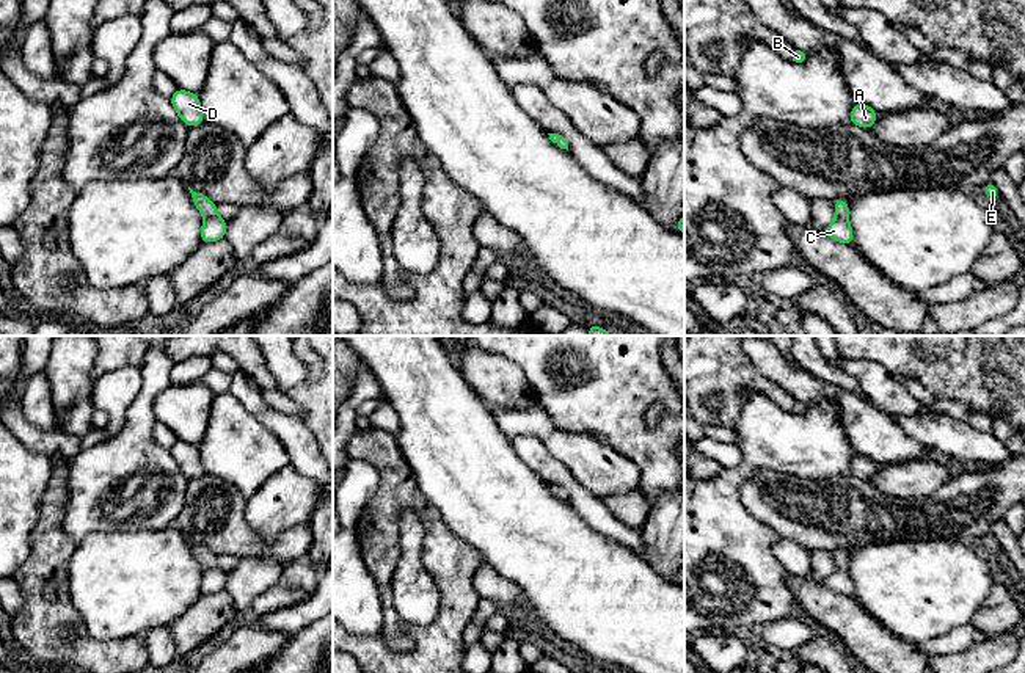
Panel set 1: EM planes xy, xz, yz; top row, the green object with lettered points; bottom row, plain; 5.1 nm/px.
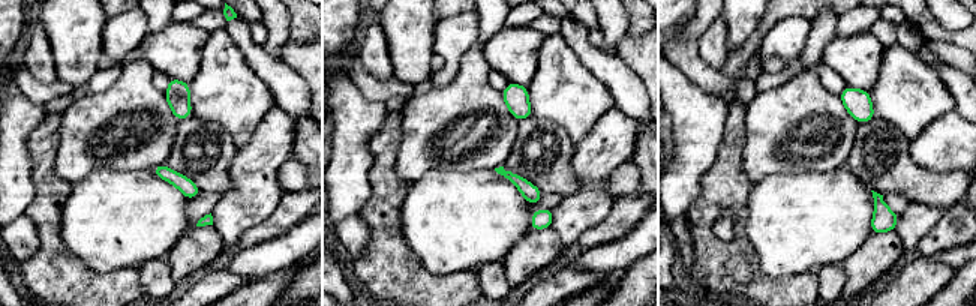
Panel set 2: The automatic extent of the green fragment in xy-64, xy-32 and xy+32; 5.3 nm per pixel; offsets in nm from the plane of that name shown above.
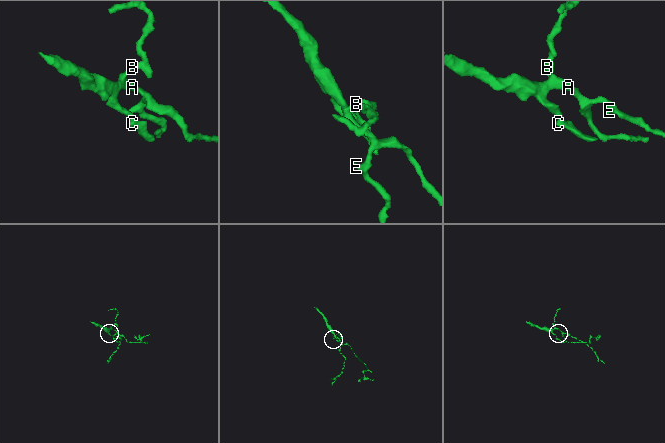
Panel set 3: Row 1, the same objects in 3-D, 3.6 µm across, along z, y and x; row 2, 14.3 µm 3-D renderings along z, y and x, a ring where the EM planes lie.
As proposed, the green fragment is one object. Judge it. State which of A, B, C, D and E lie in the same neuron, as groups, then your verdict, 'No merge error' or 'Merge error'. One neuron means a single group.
Groups: A B C D E. No merge error

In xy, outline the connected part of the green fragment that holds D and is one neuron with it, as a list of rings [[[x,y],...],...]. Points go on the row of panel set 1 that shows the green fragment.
[[[177,88],[170,102],[185,126],[201,126],[206,122],[198,94]]]

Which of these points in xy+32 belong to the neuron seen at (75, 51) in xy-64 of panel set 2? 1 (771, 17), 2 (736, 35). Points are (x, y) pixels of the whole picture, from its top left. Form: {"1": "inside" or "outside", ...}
{"1": "outside", "2": "inside"}

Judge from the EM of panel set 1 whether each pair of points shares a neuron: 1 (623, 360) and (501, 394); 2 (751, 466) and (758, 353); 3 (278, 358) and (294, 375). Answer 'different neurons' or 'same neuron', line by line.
1: different neurons
2: different neurons
3: same neuron

